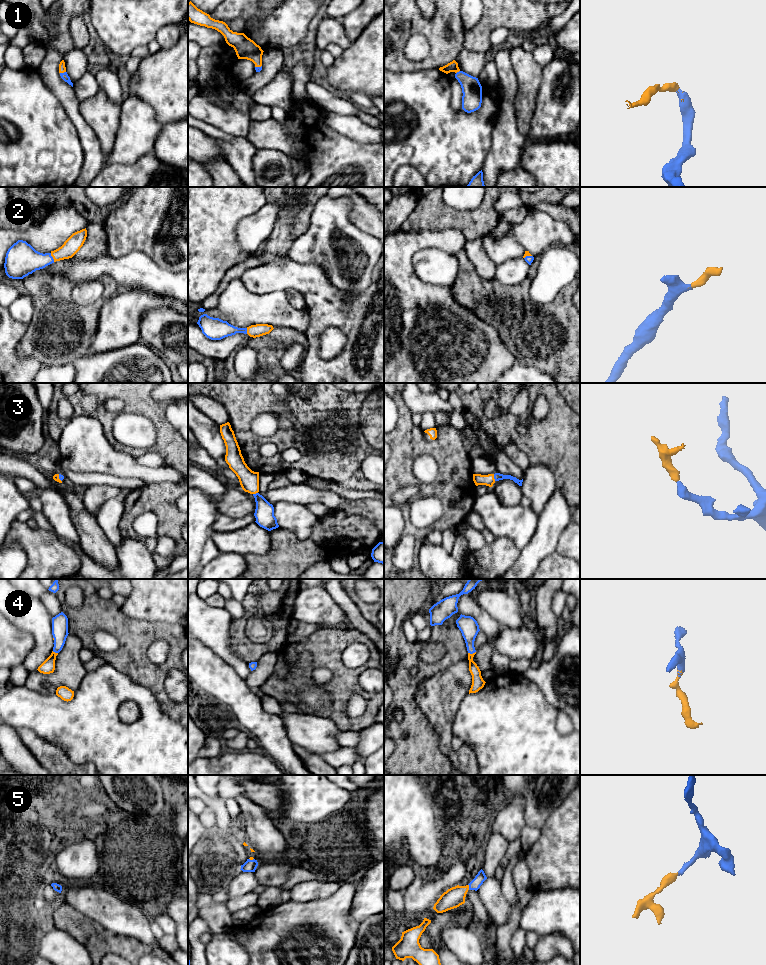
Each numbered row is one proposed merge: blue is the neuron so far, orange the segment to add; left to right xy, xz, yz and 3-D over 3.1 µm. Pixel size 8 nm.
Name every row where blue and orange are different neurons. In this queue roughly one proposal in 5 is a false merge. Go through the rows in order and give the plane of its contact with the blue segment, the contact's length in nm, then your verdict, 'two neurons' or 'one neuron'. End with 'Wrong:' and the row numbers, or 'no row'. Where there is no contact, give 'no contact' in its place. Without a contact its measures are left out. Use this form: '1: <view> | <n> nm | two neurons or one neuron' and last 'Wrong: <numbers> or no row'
1: xy | 50 nm | one neuron
2: xy | 80 nm | one neuron
3: yz | 60 nm | one neuron
4: yz | 70 nm | one neuron
5: yz | 50 nm | one neuron
Wrong: no row

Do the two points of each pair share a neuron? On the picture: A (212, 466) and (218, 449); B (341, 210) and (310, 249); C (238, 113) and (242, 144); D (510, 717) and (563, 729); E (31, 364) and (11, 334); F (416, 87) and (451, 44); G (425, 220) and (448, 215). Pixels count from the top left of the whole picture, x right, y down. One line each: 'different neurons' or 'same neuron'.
A: different neurons
B: same neuron
C: different neurons
D: different neurons
E: same neuron
F: different neurons
G: same neuron

